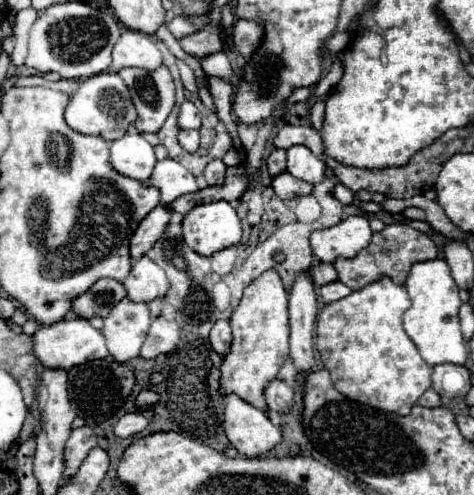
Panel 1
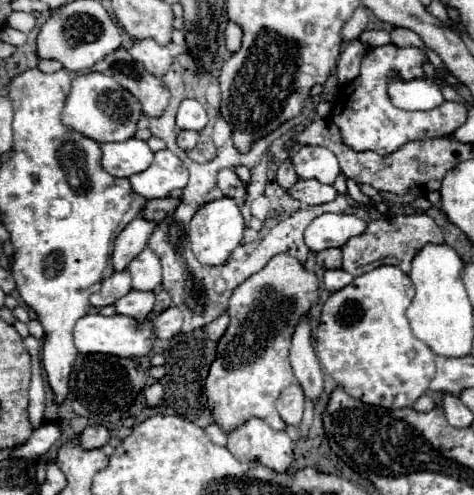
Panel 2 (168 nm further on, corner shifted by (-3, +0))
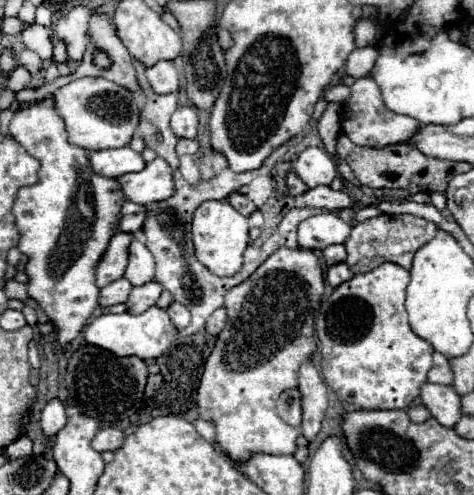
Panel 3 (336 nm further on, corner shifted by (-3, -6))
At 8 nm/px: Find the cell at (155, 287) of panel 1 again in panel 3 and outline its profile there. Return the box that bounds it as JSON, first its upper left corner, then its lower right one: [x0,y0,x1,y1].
[126,238,154,286]

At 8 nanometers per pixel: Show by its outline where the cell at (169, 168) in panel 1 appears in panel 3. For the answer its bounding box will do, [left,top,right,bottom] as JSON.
[118,158,174,204]

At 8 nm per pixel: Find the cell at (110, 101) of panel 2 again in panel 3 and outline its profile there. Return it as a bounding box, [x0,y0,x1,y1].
[54,78,138,152]

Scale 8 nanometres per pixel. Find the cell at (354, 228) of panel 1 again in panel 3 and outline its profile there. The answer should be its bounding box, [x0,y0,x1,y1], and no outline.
[298,212,350,250]

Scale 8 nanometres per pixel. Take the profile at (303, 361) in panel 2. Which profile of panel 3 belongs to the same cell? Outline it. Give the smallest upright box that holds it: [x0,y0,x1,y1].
[300,362,328,442]

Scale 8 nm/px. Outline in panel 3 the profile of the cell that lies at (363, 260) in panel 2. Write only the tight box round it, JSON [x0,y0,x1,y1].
[344,214,436,274]

